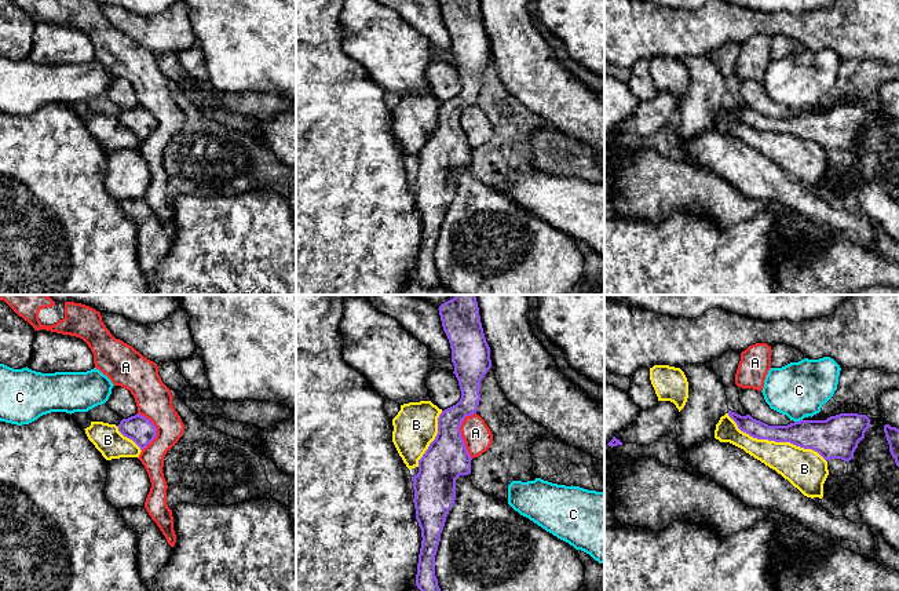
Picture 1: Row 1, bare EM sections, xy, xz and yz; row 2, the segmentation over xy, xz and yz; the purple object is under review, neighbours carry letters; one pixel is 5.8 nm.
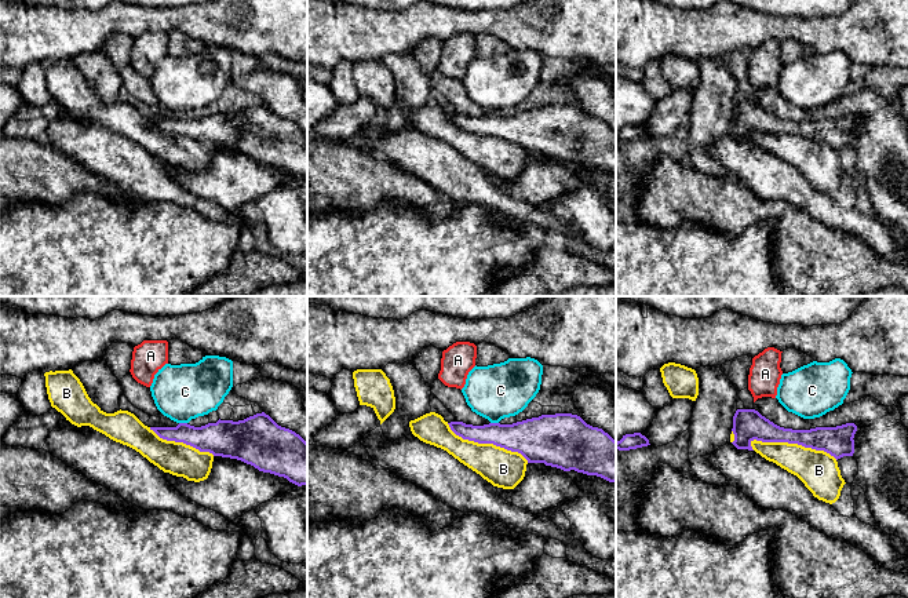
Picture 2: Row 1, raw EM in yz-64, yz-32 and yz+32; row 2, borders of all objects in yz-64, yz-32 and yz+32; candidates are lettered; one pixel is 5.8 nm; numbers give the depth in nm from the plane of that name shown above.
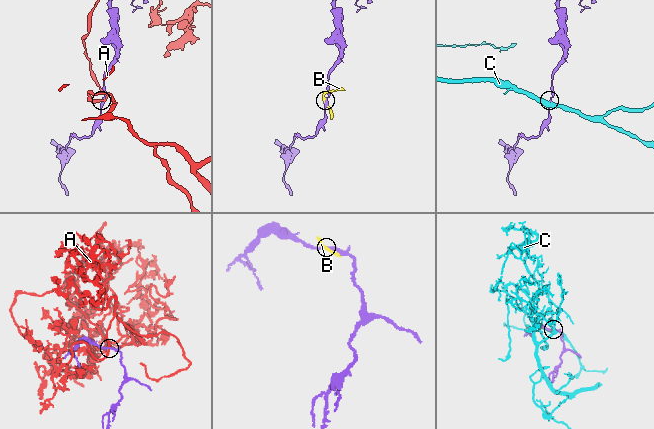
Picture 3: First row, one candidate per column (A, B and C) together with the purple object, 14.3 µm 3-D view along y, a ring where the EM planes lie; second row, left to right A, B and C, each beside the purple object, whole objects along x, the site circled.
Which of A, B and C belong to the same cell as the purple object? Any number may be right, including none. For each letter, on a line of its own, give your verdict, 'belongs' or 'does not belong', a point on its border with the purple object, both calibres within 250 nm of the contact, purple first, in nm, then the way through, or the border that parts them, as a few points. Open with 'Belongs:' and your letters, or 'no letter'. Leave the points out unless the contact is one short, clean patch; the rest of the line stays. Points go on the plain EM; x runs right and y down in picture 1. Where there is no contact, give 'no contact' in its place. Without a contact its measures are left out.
Belongs: no letter
A: does not belong | xz (460, 124) | 260/160 nm | along xz (475, 104), (468, 106), (460, 119), (464, 138), (472, 149)
B: does not belong | yz (775, 132) | 180/240 nm
C: does not belong | yz (797, 113) | 260/320 nm | along yz (801, 110), (795, 113)

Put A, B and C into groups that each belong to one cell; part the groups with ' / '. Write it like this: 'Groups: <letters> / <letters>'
Groups: A / B / C

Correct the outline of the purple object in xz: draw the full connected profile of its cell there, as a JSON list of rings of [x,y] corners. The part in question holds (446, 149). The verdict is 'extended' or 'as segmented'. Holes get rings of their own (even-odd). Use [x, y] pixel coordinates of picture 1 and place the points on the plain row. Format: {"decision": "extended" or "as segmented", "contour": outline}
{"decision": "as segmented", "contour": [[[438,0],[443,22],[452,40],[454,66],[461,81],[460,92],[442,102],[438,109],[438,125],[419,152],[419,164],[412,168],[414,180],[416,211],[421,220],[421,240],[419,245],[416,277],[428,288],[442,285],[435,267],[435,247],[441,233],[446,208],[456,191],[456,171],[471,165],[471,152],[460,118],[467,107],[476,105],[480,92],[480,73],[491,59],[490,39],[486,33],[479,0]]]}

